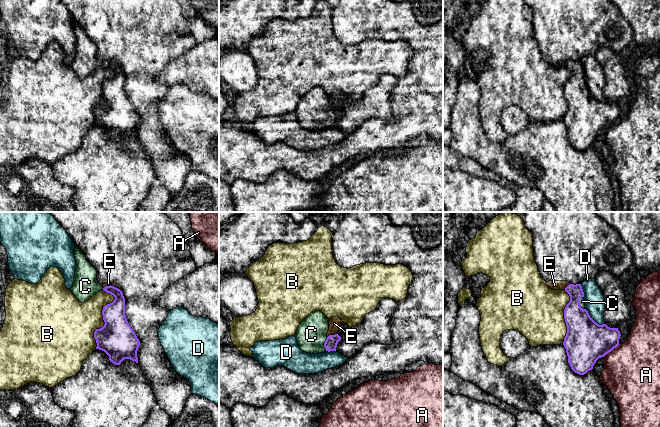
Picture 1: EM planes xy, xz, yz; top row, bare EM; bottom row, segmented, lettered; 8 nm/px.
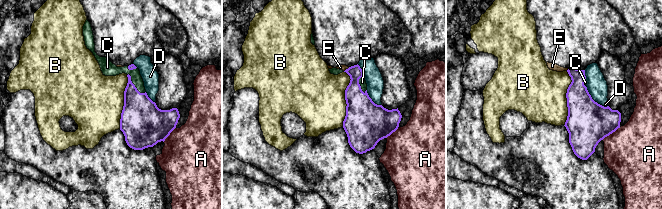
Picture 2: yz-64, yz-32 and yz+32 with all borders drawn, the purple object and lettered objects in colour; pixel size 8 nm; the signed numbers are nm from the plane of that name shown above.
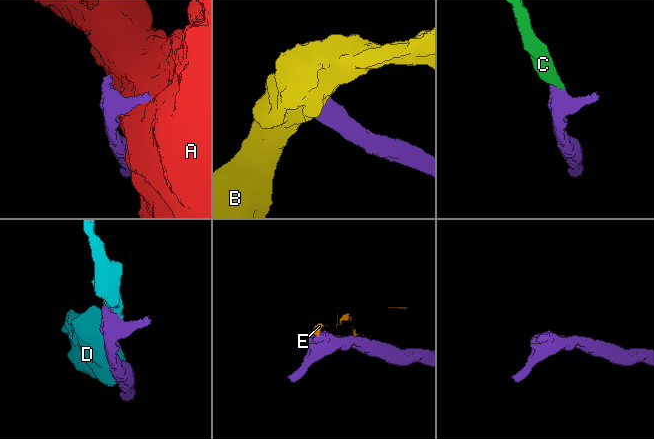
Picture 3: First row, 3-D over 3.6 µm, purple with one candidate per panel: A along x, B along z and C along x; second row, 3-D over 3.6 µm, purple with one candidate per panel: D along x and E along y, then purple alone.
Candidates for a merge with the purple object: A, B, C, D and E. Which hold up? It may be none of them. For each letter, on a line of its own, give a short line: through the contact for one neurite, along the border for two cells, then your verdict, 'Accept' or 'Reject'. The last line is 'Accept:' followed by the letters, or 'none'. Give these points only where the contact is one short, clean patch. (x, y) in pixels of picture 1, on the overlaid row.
A: Reject
B: Reject
C: Line: xz (331, 342), (324, 344), (311, 334). Accept
D: Reject
E: Line: xz (336, 333), (330, 334), (327, 337). Reject
Accept: C

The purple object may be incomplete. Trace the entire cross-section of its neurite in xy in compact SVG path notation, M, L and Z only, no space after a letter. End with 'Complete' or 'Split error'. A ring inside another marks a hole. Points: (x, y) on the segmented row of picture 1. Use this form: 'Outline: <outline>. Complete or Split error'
Outline: M111 285L104 287L103 290L113 295L115 299L103 307L105 324L94 332L96 349L104 351L110 362L115 365L120 365L124 359L138 363L137 351L140 341L127 321L123 293Z. Complete

